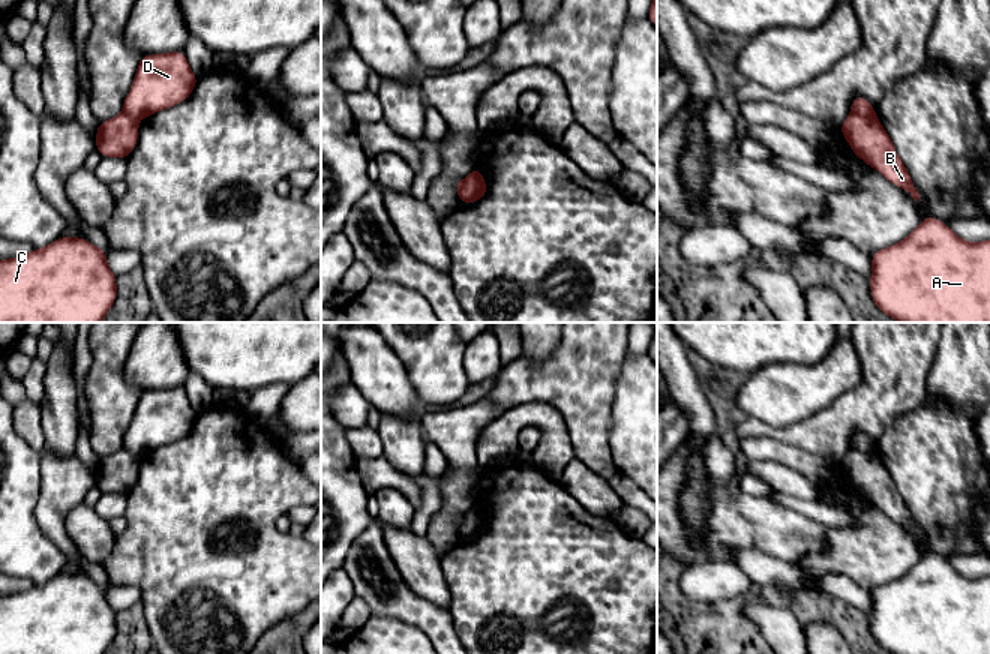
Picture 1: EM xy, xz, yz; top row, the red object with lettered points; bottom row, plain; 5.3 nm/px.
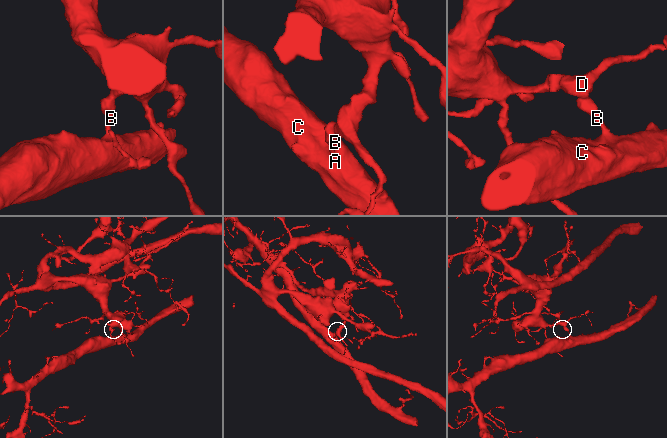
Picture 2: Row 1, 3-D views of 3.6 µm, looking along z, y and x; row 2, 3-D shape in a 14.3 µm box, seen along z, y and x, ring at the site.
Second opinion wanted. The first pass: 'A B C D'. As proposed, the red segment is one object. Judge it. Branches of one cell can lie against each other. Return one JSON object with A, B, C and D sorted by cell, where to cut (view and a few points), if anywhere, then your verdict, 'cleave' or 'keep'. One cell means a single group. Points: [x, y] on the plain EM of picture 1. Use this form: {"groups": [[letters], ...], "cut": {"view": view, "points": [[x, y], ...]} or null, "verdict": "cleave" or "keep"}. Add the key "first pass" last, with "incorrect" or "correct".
{"groups": [["A", "B", "C"], ["D"]], "cut": {"view": "yz", "points": [[852, 449], [873, 452]]}, "verdict": "cleave", "first pass": "incorrect"}

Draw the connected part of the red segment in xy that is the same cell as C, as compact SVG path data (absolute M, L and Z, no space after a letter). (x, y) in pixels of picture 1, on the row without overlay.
M60 573L30 590L0 596L0 654L105 654L117 633L105 585L81 573Z

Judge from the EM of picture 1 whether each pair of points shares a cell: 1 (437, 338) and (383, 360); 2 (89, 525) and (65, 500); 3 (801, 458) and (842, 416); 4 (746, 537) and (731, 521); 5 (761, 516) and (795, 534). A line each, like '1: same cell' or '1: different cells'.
1: different cells
2: different cells
3: different cells
4: same cell
5: same cell

